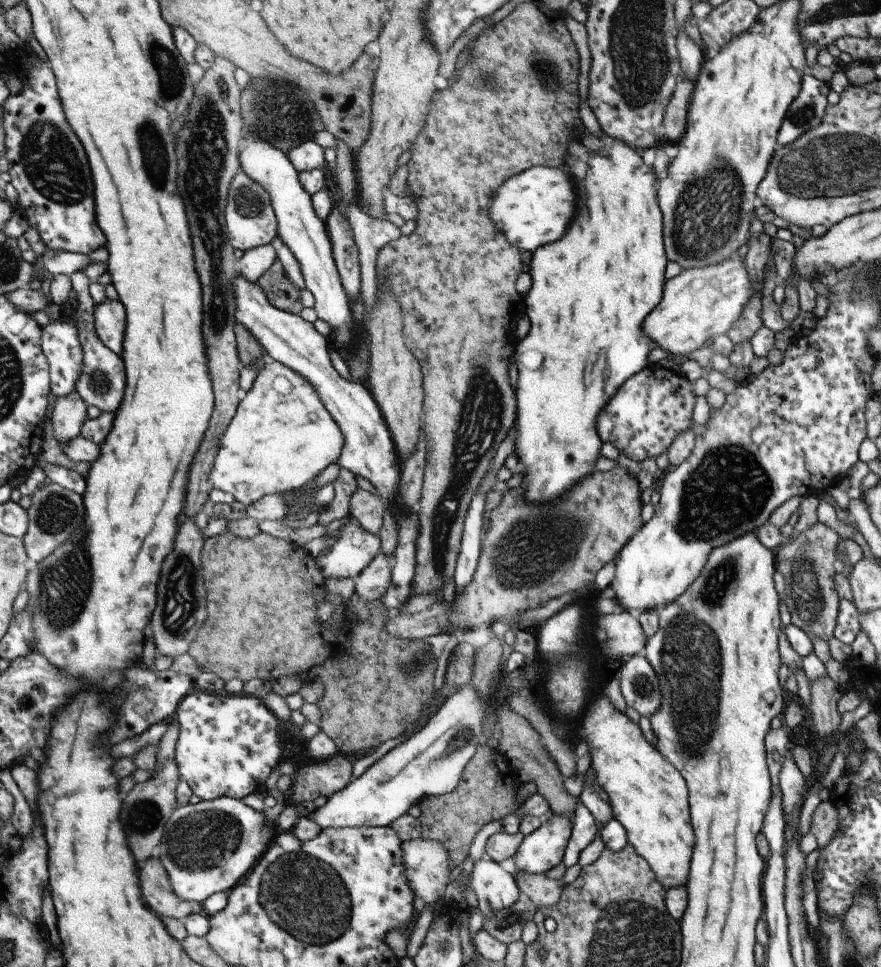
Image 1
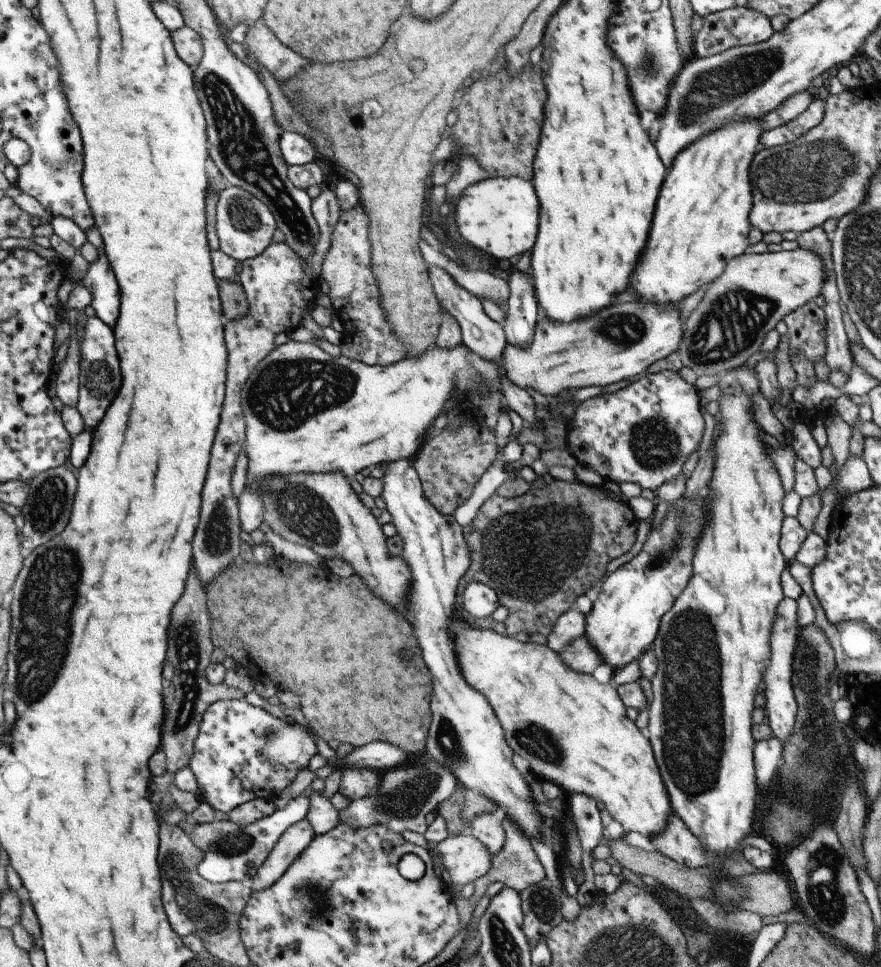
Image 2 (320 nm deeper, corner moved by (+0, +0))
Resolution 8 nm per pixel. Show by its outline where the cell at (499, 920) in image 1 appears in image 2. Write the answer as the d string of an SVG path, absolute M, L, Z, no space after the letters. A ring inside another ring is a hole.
M543 877L537 884L529 885L526 889L520 890L520 907L522 912L522 931L529 940L543 942L547 933L561 922L561 883L553 884Z

